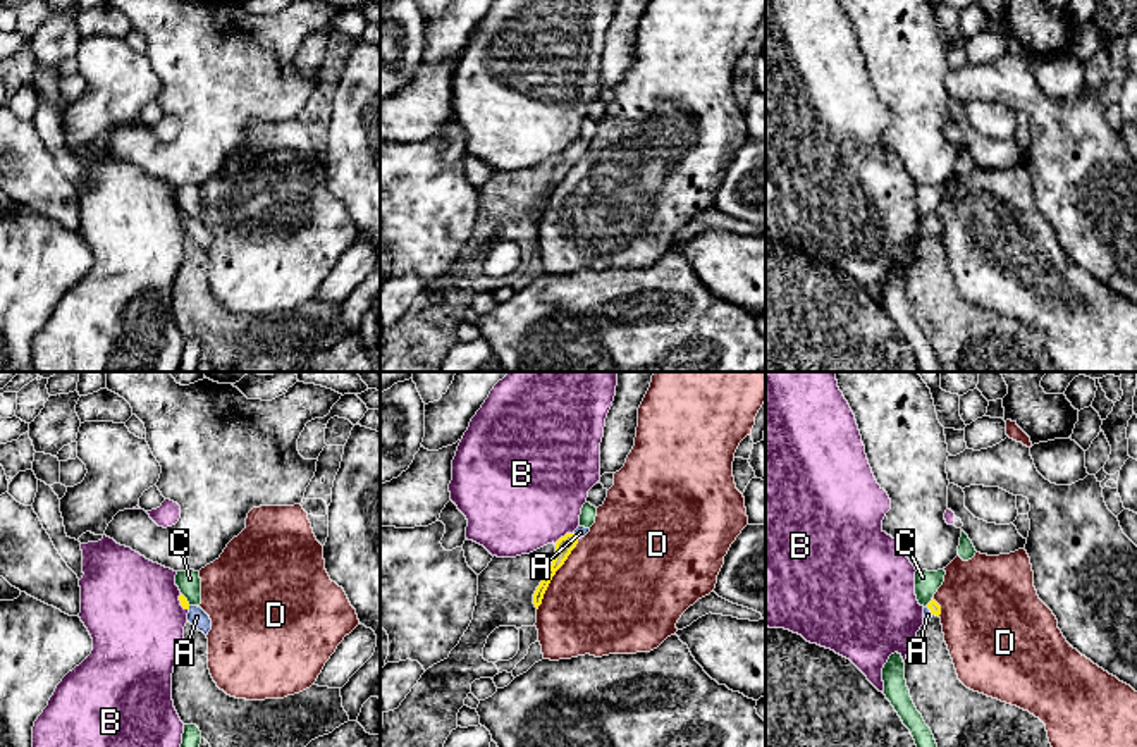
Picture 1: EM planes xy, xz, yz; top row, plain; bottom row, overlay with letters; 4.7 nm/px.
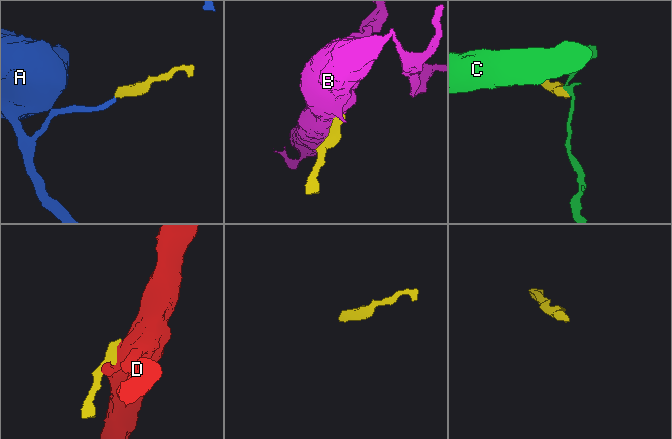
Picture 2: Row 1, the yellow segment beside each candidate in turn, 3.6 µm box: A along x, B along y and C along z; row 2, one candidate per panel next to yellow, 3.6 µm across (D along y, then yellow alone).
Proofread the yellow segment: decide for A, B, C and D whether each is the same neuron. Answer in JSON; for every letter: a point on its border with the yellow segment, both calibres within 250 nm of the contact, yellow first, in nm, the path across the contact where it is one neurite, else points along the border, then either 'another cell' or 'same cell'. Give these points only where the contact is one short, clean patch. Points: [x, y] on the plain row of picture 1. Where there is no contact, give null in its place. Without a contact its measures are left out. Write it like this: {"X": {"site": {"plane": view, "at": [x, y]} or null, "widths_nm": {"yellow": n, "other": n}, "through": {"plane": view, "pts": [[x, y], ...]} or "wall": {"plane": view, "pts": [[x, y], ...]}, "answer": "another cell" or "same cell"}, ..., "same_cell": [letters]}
{"A": {"site": {"plane": "yz", "at": [929, 222]}, "widths_nm": {"yellow": 50, "other": 50}, "through": {"plane": "yz", "pts": [[934, 222], [929, 222], [928, 229]]}, "answer": "same cell"}, "B": {"site": {"plane": "xz", "at": [563, 152]}, "widths_nm": {"yellow": 80, "other": 480}, "wall": {"plane": "xz", "pts": [[573, 147], [554, 157]]}, "answer": "another cell"}, "C": {"site": {"plane": "xy", "at": [186, 214]}, "widths_nm": {"yellow": 40, "other": 110}, "wall": {"plane": "xy", "pts": [[181, 207], [190, 219]]}, "answer": "another cell"}, "D": {"site": {"plane": "xz", "at": [554, 188]}, "widths_nm": {"yellow": 80, "other": 480}, "answer": "another cell"}, "same_cell": ["A"]}

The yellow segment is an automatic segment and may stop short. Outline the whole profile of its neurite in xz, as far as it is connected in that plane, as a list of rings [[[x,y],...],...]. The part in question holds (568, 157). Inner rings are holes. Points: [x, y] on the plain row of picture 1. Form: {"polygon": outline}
{"polygon": [[[578,141],[573,148],[566,148],[556,157],[556,167],[550,182],[545,186],[540,200],[537,201],[533,208],[533,219],[538,224],[542,219],[544,208],[556,189],[556,186],[564,179],[571,165],[576,162],[578,155],[585,151],[590,146],[590,143]]]}

